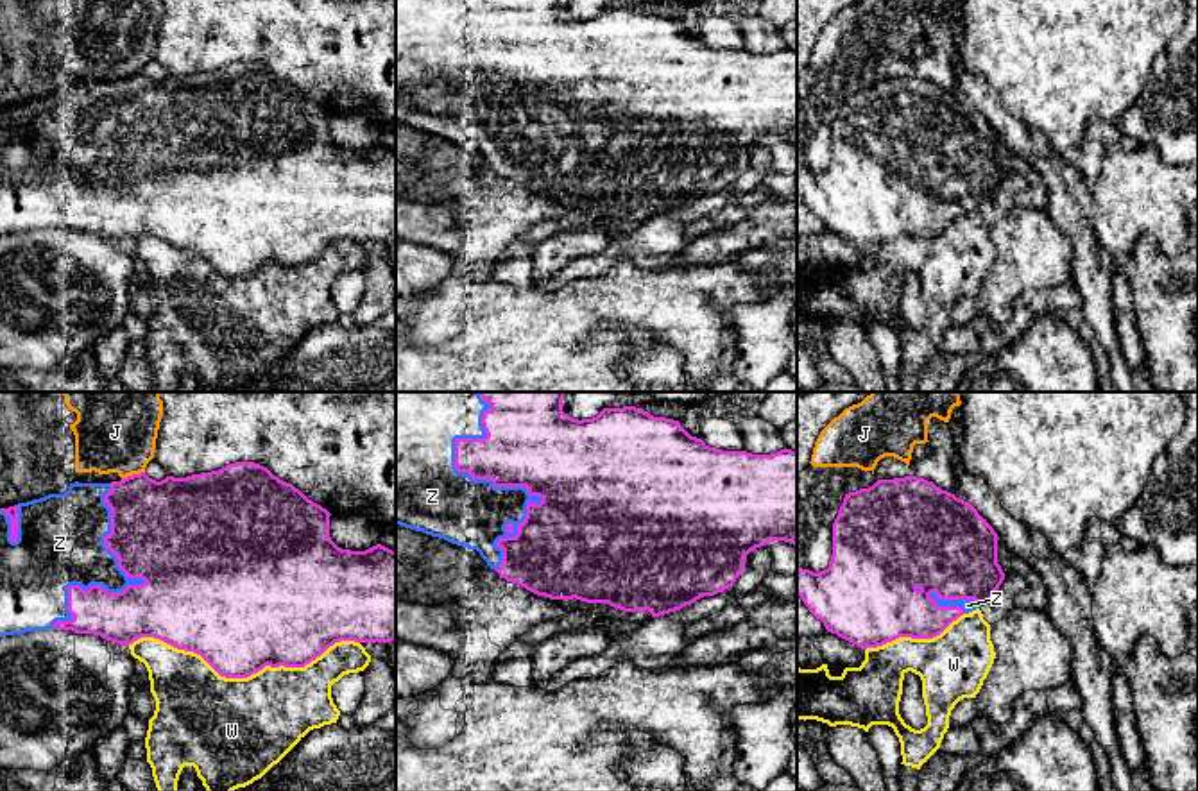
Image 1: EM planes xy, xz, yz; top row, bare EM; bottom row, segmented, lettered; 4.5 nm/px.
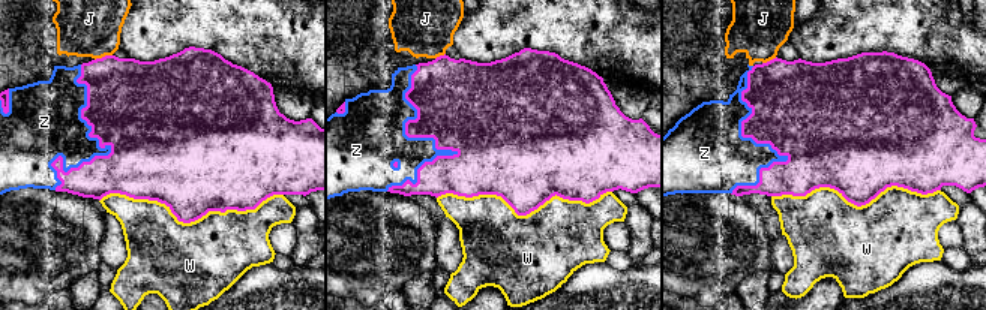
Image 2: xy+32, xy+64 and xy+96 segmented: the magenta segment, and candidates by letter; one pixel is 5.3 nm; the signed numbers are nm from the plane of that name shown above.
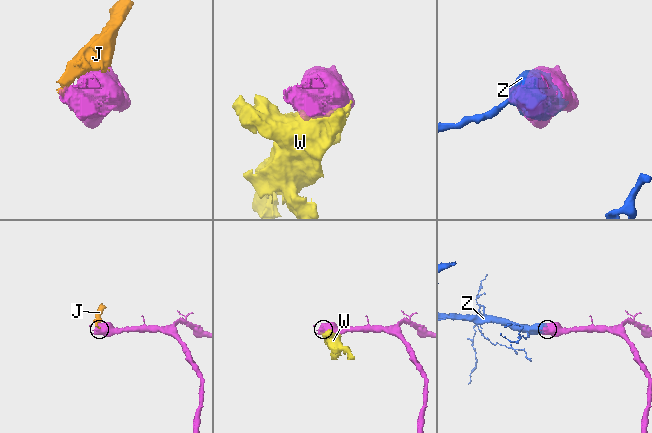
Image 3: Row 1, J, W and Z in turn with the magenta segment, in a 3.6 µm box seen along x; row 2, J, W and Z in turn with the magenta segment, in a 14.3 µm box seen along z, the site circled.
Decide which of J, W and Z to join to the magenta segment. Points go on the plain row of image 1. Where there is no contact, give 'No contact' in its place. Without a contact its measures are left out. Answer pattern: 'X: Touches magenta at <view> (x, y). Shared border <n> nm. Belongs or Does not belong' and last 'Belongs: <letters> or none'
J: Touches magenta at xy (133, 74). Shared border 110 nm. Does not belong
W: Touches magenta at xy (242, 276). Shared border 1050 nm. Does not belong
Z: Touches magenta at xz (495, 85). Shared border 750 nm. Belongs
Belongs: Z

